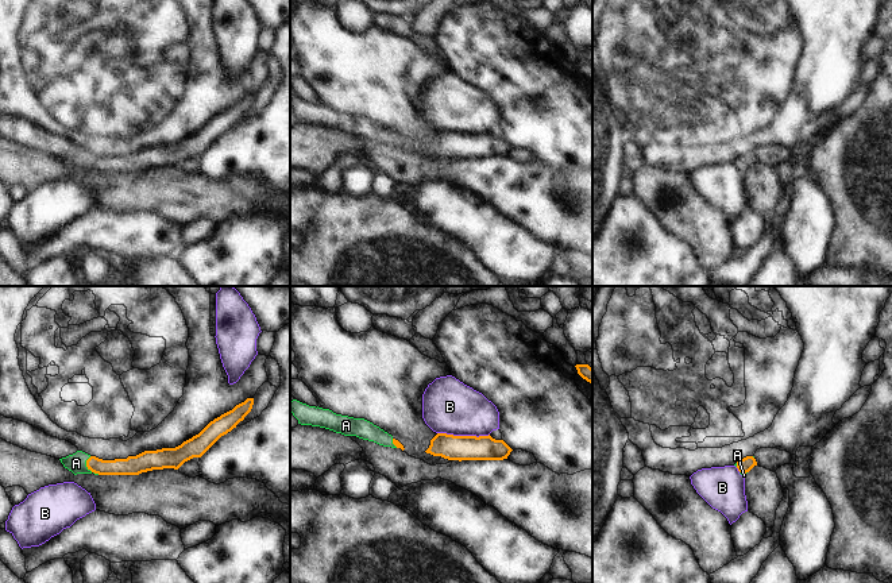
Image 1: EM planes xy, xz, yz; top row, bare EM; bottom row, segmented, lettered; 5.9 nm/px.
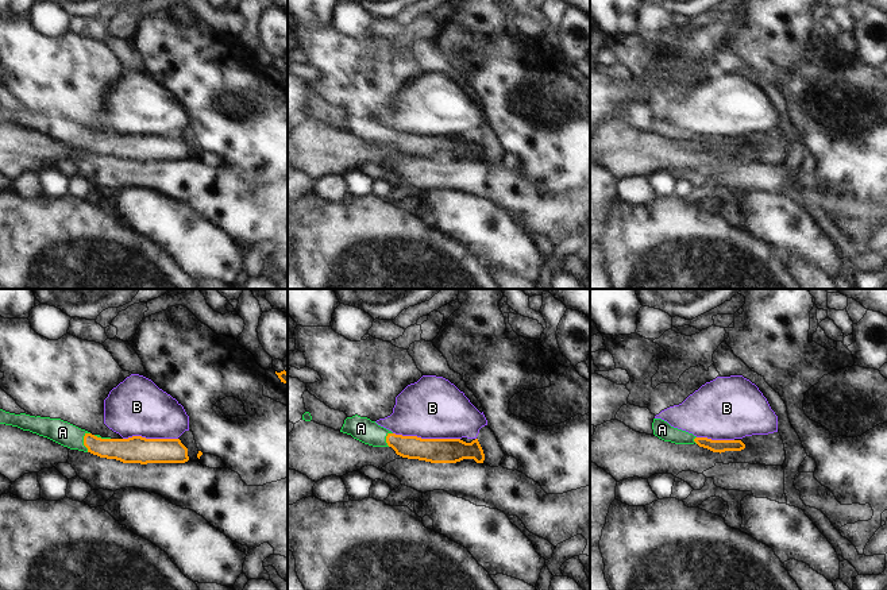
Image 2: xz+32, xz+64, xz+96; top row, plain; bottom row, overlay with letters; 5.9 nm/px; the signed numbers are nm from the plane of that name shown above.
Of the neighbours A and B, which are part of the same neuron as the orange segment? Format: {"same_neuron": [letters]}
{"same_neuron": ["A"]}

